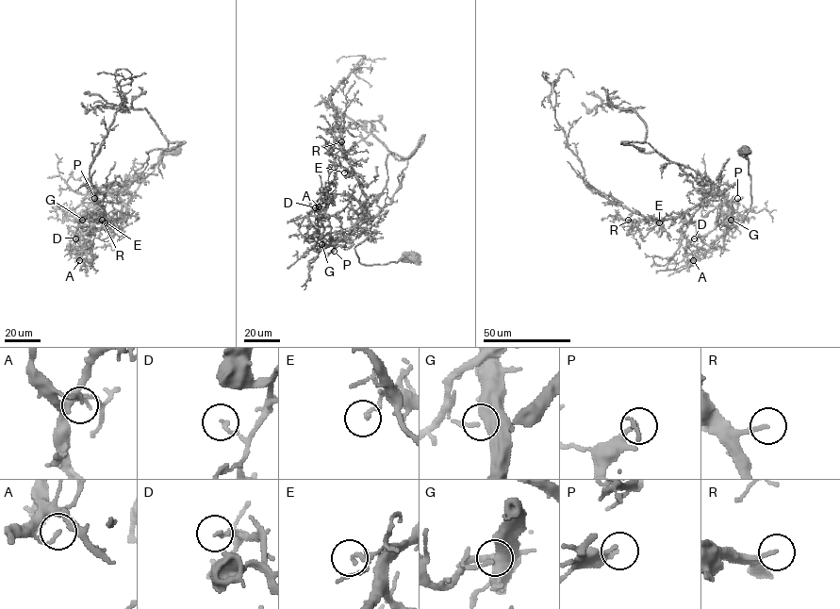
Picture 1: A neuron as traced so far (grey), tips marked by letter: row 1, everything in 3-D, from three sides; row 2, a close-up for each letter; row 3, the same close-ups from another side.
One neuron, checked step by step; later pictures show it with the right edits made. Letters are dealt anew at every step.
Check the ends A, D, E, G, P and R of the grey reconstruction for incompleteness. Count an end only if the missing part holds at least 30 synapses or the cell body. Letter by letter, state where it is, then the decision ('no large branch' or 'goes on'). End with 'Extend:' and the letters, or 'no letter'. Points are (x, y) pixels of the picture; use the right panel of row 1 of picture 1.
A: (693, 260) | no large branch
D: (694, 238) | no large branch
E: (659, 222) | no large branch
G: (731, 220) | no large branch
P: (737, 198) | no large branch
R: (628, 220) | goes on
Extend: R

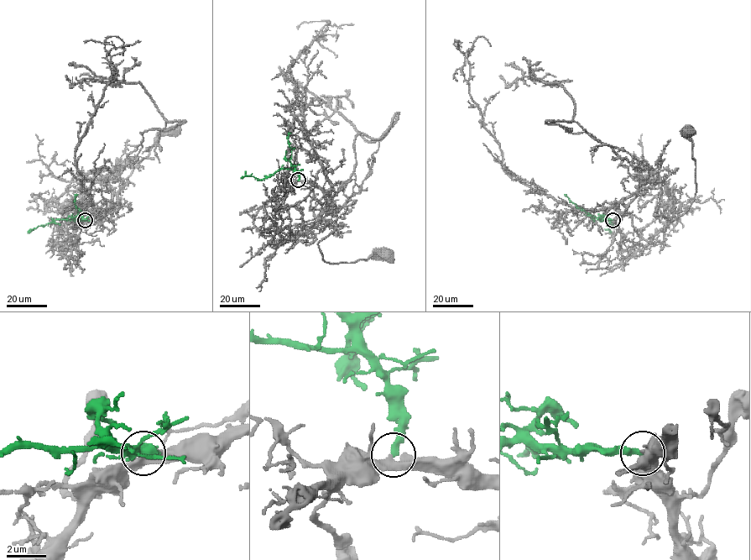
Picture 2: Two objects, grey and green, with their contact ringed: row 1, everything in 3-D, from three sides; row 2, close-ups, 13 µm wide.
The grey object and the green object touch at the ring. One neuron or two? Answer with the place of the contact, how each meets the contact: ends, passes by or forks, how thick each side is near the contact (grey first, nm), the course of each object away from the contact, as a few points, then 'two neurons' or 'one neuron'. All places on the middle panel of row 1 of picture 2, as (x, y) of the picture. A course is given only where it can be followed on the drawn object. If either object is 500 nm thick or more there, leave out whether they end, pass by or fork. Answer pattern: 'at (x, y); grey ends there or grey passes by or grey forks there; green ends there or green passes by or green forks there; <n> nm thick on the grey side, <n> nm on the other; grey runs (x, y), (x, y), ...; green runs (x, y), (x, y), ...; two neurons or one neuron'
at (298, 180); grey passes by; green ends there; 360 nm thick on the grey side, 320 nm on the other; grey runs (298, 180), (327, 194), (314, 225), (336, 224), (318, 243), (325, 262), (355, 263), (374, 251), (389, 253); green runs (299, 180), (299, 173), (294, 170), (283, 168), (262, 180), (248, 175), (241, 177); one neuron

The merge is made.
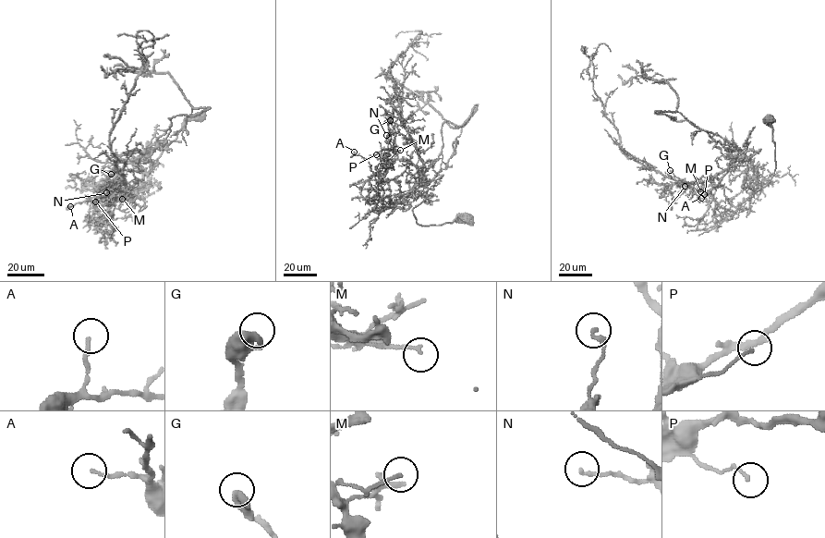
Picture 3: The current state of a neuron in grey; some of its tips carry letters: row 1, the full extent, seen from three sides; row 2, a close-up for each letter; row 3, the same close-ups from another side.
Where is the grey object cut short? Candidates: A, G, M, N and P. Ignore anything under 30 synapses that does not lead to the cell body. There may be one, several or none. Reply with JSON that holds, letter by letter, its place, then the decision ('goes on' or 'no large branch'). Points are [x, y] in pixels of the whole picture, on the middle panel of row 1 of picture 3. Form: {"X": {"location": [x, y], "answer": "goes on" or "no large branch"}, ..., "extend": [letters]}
{"A": {"location": [354, 152], "answer": "no large branch"}, "G": {"location": [390, 120], "answer": "no large branch"}, "M": {"location": [400, 150], "answer": "no large branch"}, "N": {"location": [386, 135], "answer": "no large branch"}, "P": {"location": [376, 154], "answer": "no large branch"}, "extend": []}

